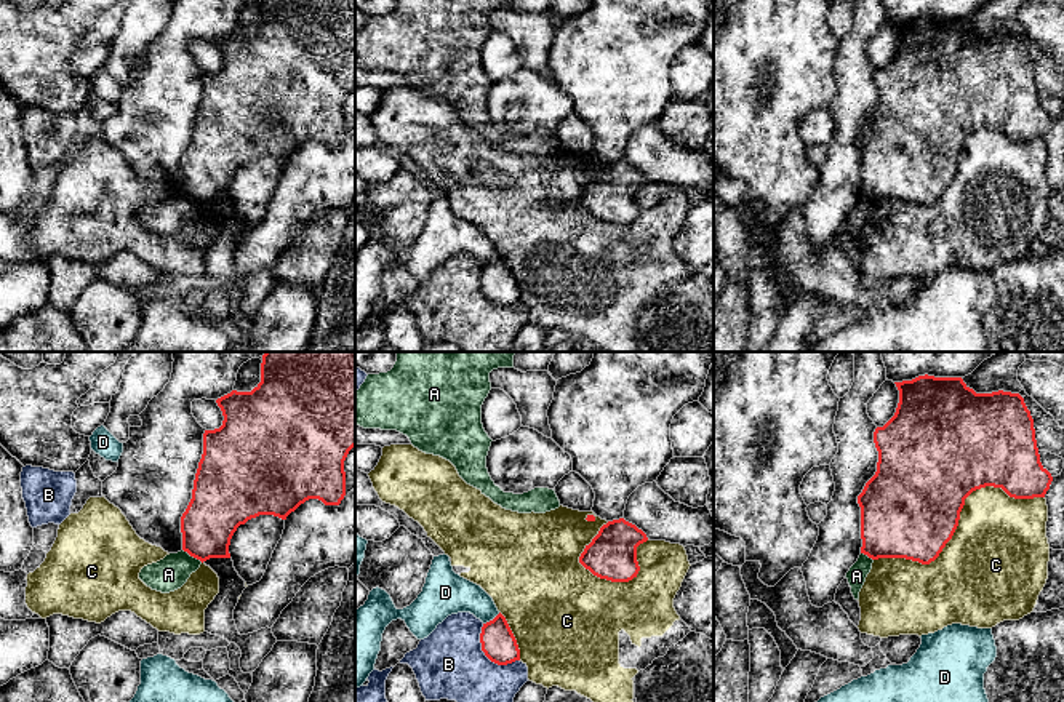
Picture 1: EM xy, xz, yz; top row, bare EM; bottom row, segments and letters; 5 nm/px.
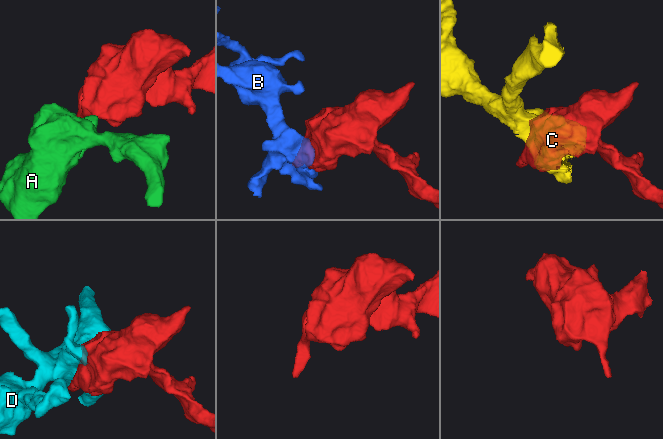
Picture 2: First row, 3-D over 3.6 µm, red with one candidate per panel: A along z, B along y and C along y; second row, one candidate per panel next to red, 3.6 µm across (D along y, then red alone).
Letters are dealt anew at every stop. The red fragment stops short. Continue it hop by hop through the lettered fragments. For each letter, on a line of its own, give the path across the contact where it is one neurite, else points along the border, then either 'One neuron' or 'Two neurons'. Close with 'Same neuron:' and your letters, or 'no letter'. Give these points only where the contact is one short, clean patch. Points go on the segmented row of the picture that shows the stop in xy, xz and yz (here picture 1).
A: Boundary: xy (183, 549), (202, 562). Two neurons
B: Two neurons
C: Two neurons
D: Two neurons
Same neuron: no letter

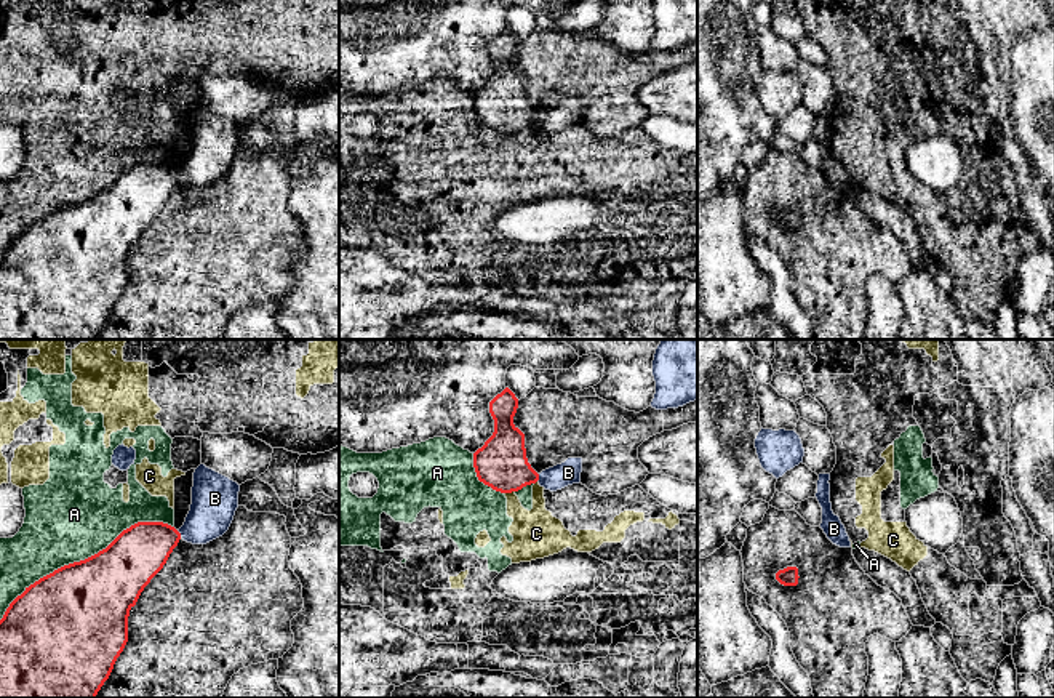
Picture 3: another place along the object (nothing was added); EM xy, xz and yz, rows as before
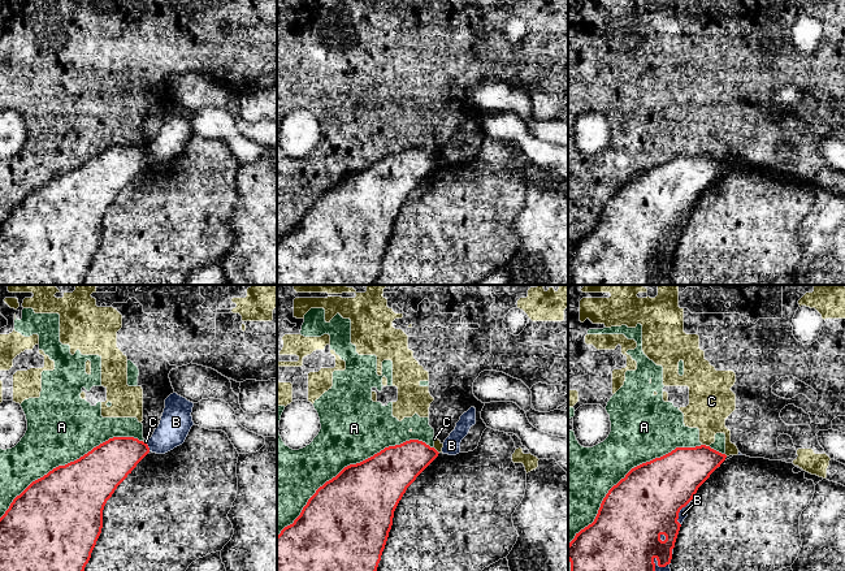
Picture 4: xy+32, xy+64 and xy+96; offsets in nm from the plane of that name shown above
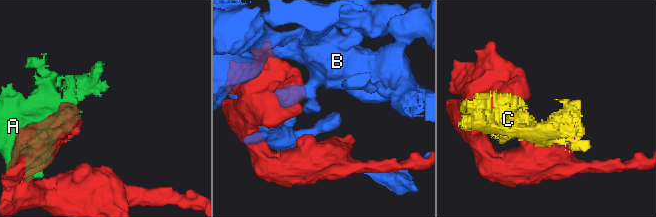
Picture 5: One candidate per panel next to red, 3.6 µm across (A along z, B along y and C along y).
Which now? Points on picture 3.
A: Two neurons
B: Two neurons
C: Boundary: xz (514, 490), (504, 493). Two neurons
Same neuron: no letter

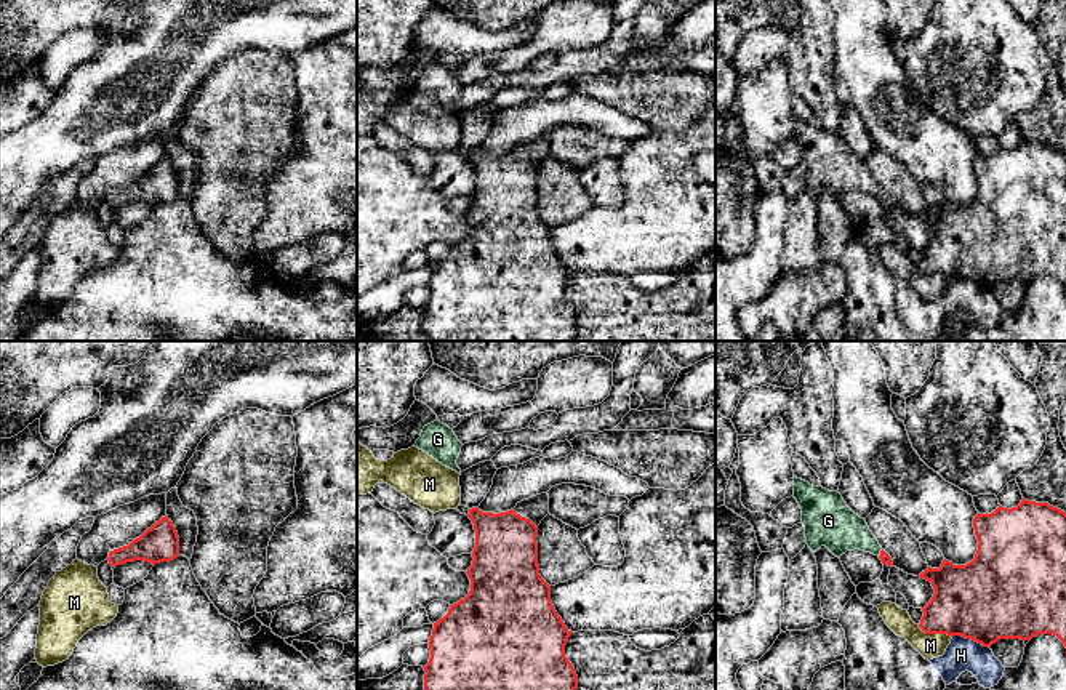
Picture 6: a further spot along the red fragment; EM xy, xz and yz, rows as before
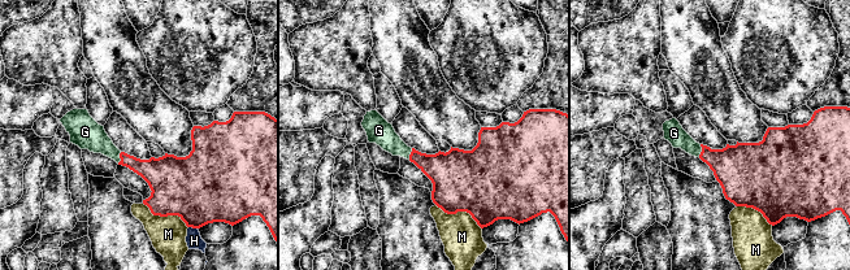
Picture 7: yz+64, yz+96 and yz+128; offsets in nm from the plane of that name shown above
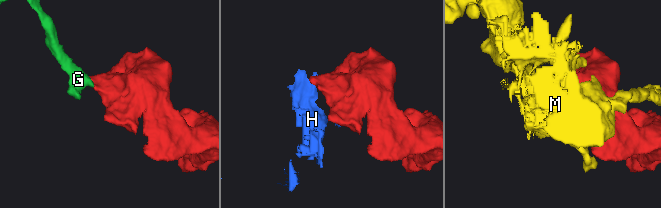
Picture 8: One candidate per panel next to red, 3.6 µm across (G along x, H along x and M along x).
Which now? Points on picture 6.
G: Path across: yz (885, 559), (881, 553), (855, 533), (839, 529). One neuron
H: Two neurons
M: Two neurons
Same neuron: G

